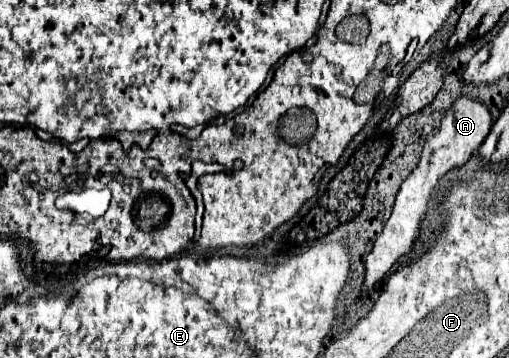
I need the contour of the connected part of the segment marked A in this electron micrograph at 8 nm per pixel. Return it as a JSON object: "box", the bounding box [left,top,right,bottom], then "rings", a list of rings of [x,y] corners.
{"box":[364,95,492,291],"rings":[[[460,95],[454,105],[450,109],[446,109],[438,131],[426,139],[424,149],[422,149],[422,157],[418,167],[408,175],[408,179],[402,183],[400,193],[396,197],[394,203],[394,211],[384,227],[384,233],[376,239],[372,253],[366,259],[366,281],[364,281],[364,291],[370,291],[378,281],[382,281],[382,277],[392,269],[392,265],[402,257],[408,255],[412,251],[412,245],[416,241],[416,235],[420,231],[420,223],[426,215],[426,205],[428,199],[434,193],[434,185],[438,185],[438,181],[444,177],[444,173],[452,167],[462,165],[480,145],[482,141],[488,137],[492,127],[492,117],[488,107],[478,101],[478,99],[470,99],[466,95]]]}

